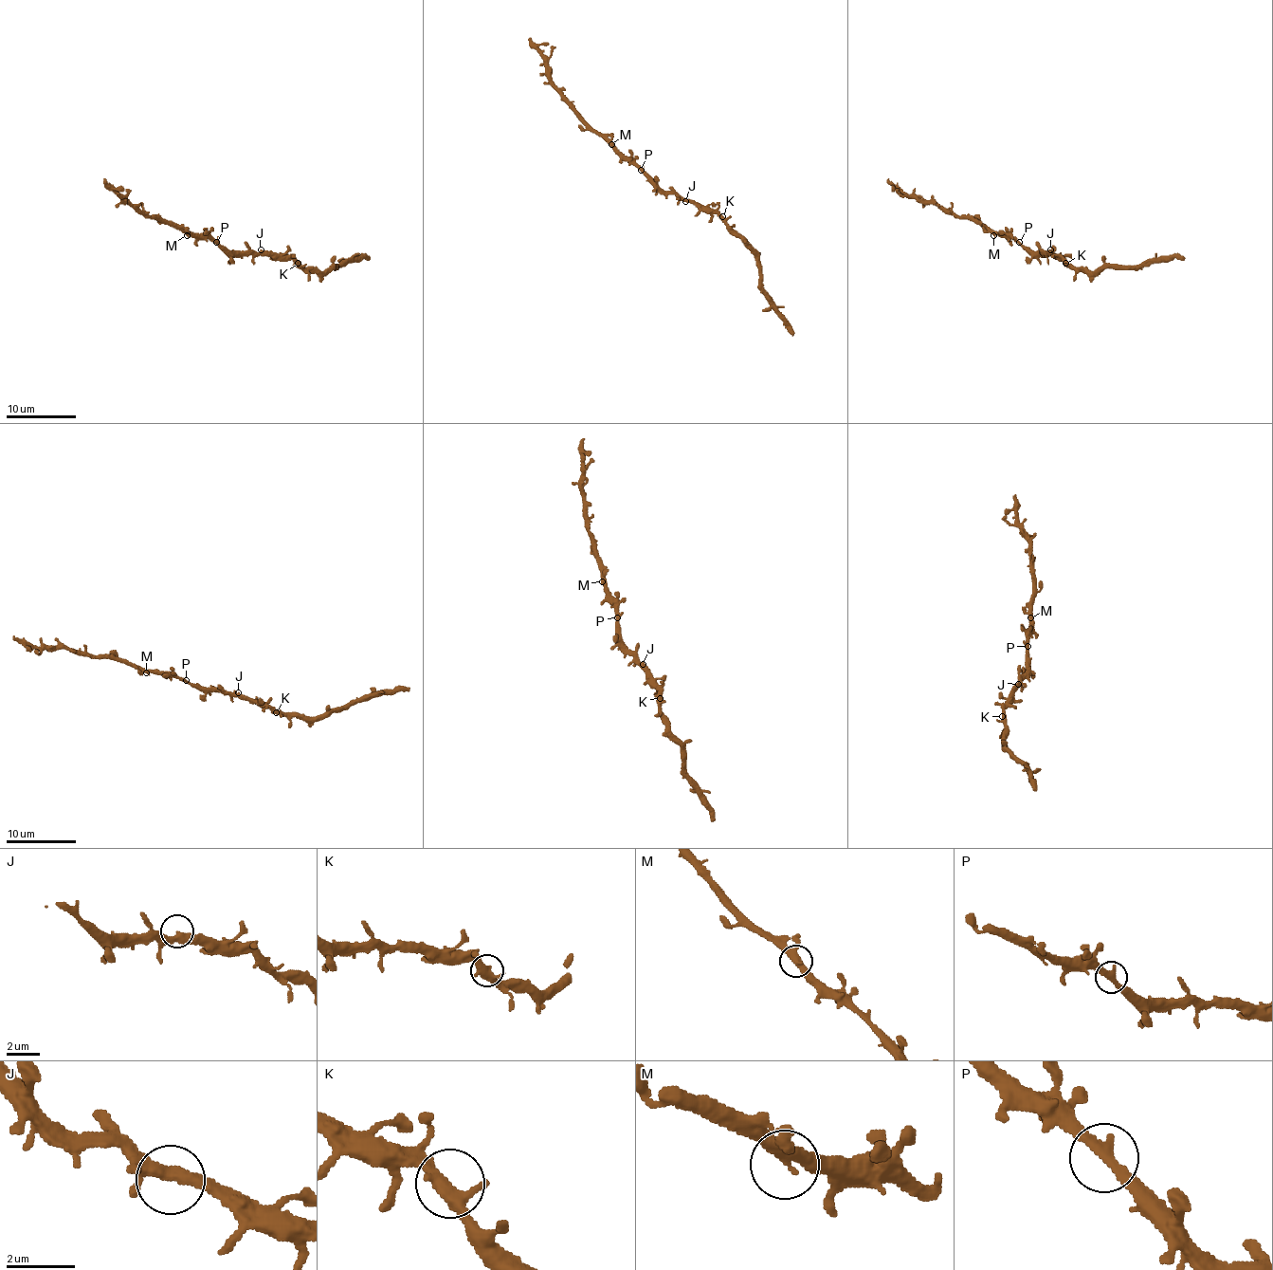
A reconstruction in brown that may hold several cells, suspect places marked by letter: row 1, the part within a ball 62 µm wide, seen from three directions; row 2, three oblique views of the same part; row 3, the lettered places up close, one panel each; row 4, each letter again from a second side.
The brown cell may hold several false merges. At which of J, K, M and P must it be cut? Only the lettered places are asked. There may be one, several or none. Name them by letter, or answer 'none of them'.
none of them

